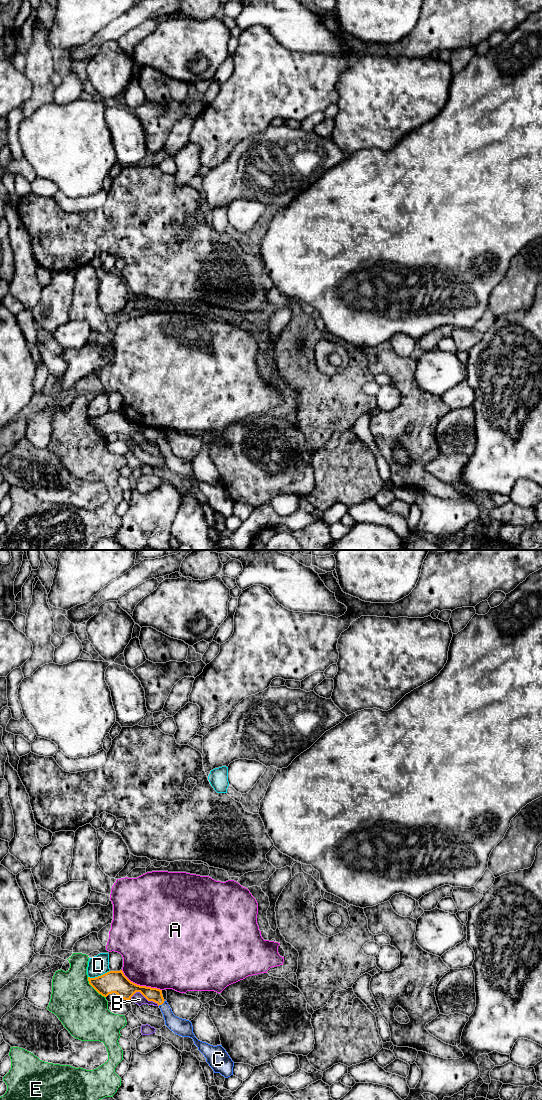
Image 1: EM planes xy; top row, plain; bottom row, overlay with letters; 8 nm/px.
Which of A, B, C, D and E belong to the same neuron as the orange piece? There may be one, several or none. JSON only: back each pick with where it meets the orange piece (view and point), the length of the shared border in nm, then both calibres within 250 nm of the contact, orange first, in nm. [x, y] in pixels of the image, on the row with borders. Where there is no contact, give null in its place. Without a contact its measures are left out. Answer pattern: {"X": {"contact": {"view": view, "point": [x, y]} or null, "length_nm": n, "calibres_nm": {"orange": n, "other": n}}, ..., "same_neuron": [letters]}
{"C": {"contact": {"view": "xy", "point": [161, 1004]}, "length_nm": 70, "calibres_nm": {"orange": 110, "other": 140}}, "same_neuron": ["C"]}

